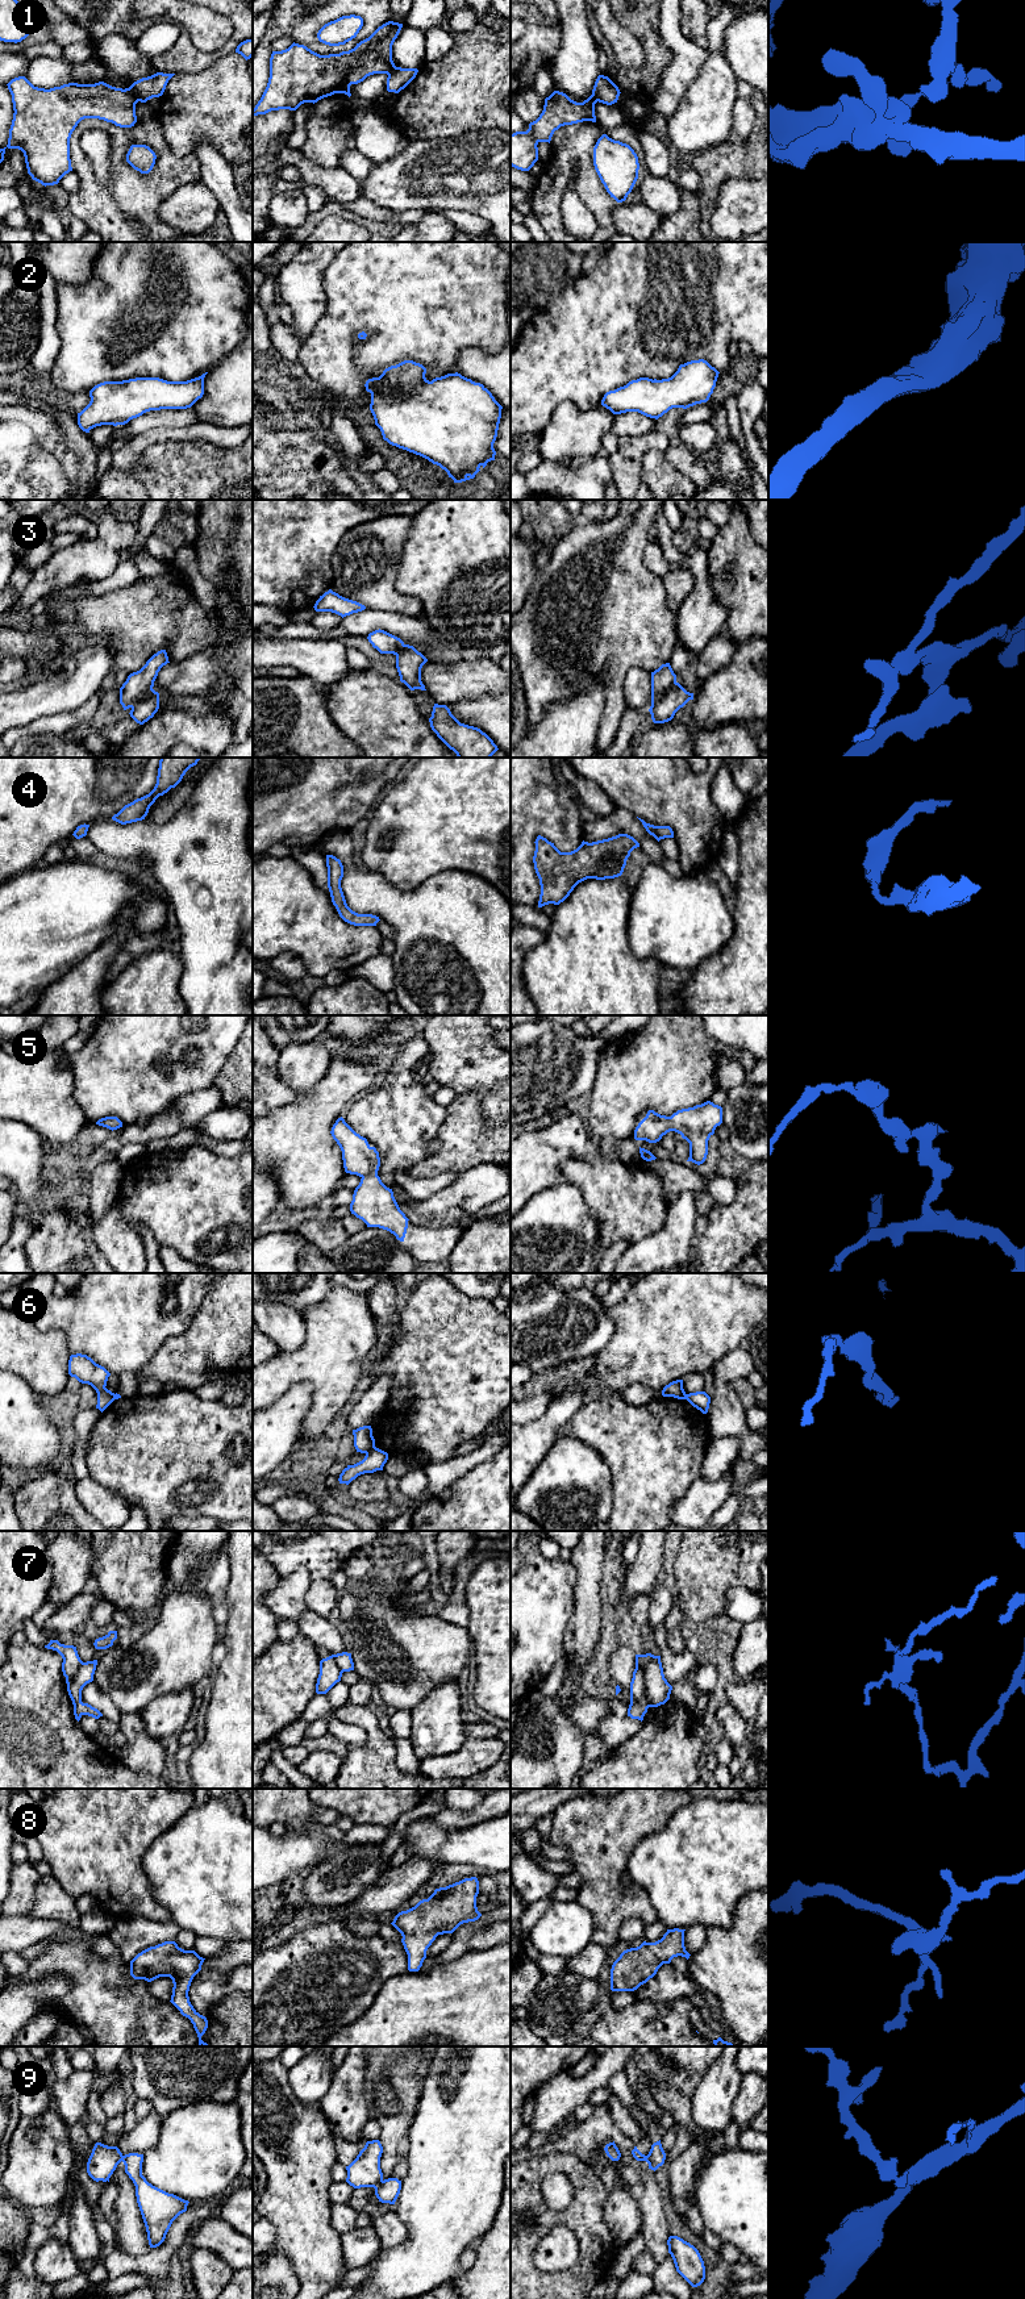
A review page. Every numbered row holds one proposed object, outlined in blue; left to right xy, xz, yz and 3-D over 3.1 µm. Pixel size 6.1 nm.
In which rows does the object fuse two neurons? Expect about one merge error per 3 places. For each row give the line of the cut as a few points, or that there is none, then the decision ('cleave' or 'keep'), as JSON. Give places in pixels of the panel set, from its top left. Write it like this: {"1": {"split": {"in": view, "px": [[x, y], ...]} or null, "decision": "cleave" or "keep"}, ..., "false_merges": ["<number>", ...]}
{"1": {"split": {"in": "xy", "px": [[128, 88], [138, 100]]}, "decision": "cleave"}, "2": {"split": null, "decision": "keep"}, "3": {"split": {"in": "yz", "px": [[675, 681], [651, 705]]}, "decision": "cleave"}, "4": {"split": null, "decision": "keep"}, "5": {"split": null, "decision": "keep"}, "6": {"split": {"in": "xz", "px": [[374, 1446], [366, 1453]]}, "decision": "cleave"}, "7": {"split": {"in": "yz", "px": [[636, 1667], [642, 1672], [649, 1706]]}, "decision": "cleave"}, "8": {"split": null, "decision": "keep"}, "9": {"split": {"in": "xz", "px": [[382, 2179], [374, 2187]]}, "decision": "cleave"}, "false_merges": ["1", "3", "6", "7", "9"]}

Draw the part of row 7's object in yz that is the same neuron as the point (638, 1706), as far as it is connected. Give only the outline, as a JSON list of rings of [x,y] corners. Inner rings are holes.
[[[636,1668],[630,1682],[630,1705],[628,1708],[628,1716],[642,1722],[647,1708],[649,1703],[646,1697],[645,1676],[641,1669]]]

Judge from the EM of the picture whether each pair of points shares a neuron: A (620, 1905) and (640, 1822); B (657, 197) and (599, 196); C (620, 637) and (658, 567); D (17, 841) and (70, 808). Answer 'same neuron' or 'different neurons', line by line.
A: same neuron
B: different neurons
C: different neurons
D: same neuron

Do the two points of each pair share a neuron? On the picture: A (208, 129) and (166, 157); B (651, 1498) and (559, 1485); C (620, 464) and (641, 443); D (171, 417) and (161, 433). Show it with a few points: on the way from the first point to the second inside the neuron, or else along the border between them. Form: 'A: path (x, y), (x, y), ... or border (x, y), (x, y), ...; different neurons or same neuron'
A: border (159, 124), (169, 147), (175, 154), (192, 154); different neurons
B: border (605, 1463), (611, 1475), (609, 1517); different neurons
C: path (621, 458), (634, 447); same neuron
D: border (194, 422), (186, 426), (157, 426), (133, 435); different neurons

